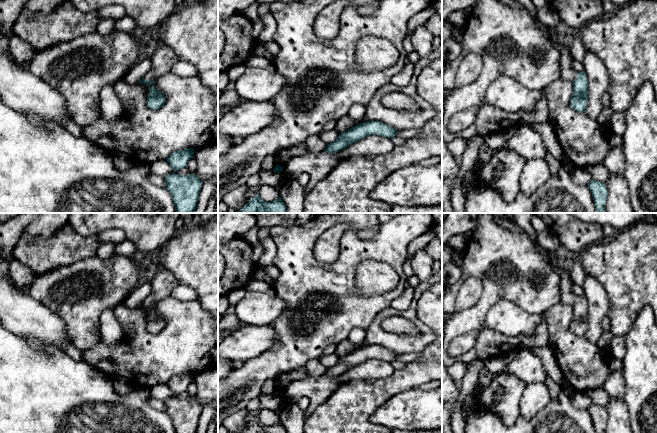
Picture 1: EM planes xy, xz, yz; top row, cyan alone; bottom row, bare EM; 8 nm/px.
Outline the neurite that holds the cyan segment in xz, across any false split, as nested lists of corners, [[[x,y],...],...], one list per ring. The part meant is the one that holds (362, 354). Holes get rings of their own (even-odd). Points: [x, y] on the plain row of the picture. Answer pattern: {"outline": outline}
{"outline": [[[378,344],[363,346],[339,358],[338,362],[334,366],[328,368],[324,375],[328,377],[339,376],[350,368],[370,359],[379,359],[393,363],[397,356],[396,353]]]}

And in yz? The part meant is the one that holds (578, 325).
{"outline": [[[558,265],[556,269],[561,279],[561,302],[573,306],[573,320],[571,322],[571,330],[578,336],[584,336],[587,331],[588,323],[588,304],[584,296],[577,297],[572,293],[572,286],[574,281],[571,274],[560,268]]]}

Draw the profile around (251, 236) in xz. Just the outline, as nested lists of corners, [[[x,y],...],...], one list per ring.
[[[254,227],[250,230],[248,230],[246,233],[244,233],[241,236],[242,239],[247,241],[252,248],[256,247],[259,244],[259,239],[258,239],[258,228]]]

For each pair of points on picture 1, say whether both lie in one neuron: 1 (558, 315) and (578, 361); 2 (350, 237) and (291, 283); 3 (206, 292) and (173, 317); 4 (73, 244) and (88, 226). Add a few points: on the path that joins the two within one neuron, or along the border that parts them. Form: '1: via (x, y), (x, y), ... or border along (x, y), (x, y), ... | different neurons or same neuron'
1: via (558, 326), (559, 333), (571, 350) | same neuron
2: via (349, 258), (344, 270), (331, 283), (312, 283) | same neuron
3: border along (197, 299), (207, 311) | different neurons
4: border along (68, 223), (82, 235), (96, 235) | different neurons

